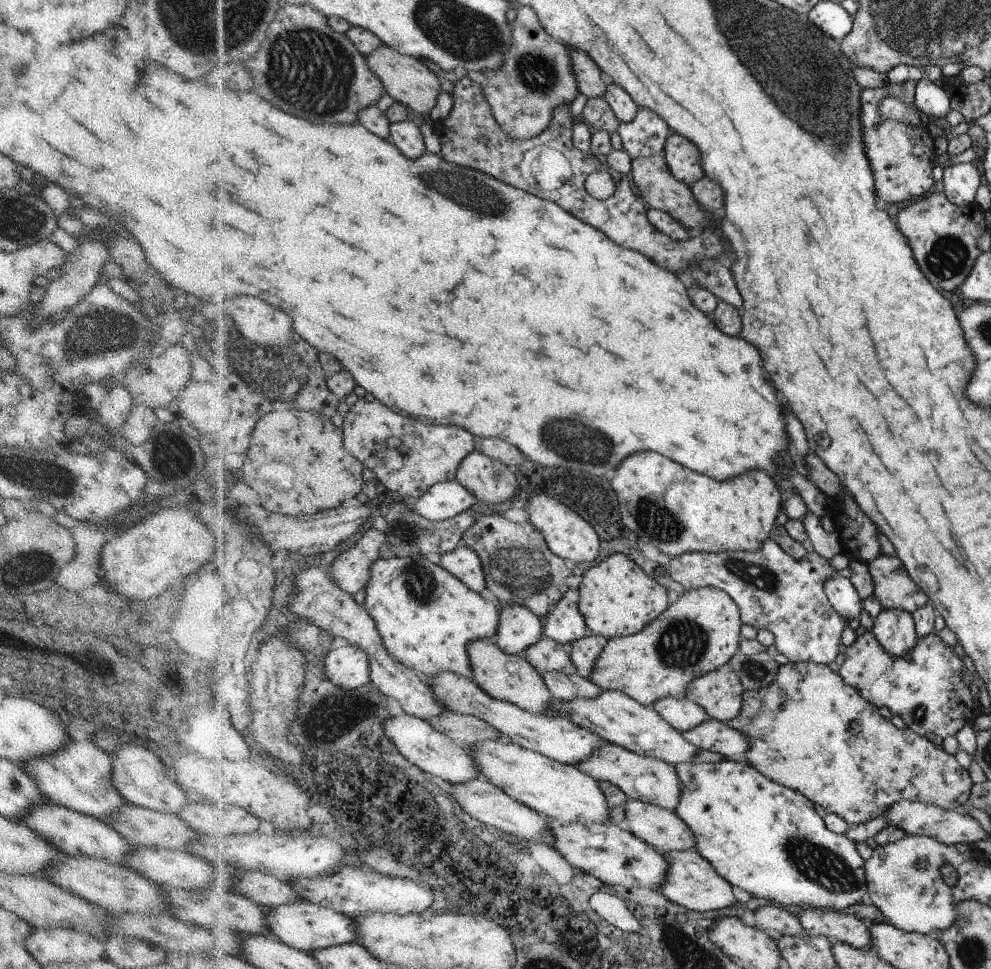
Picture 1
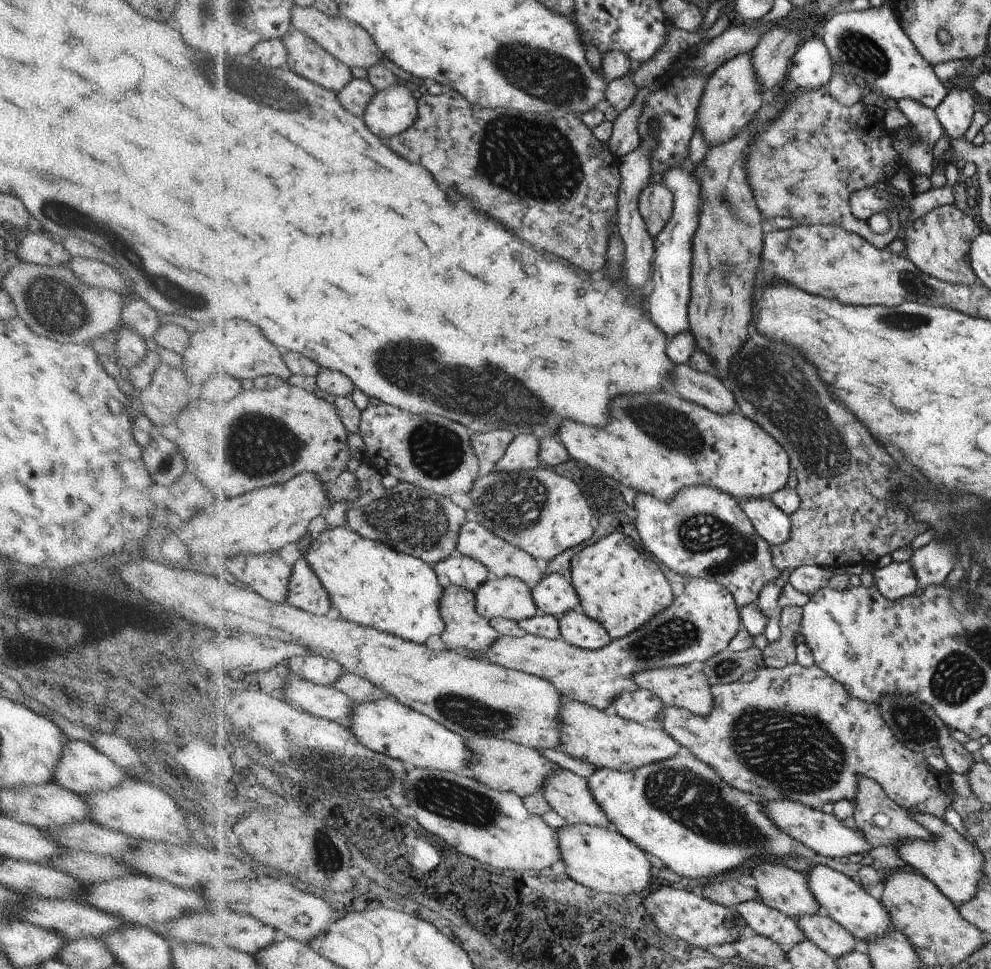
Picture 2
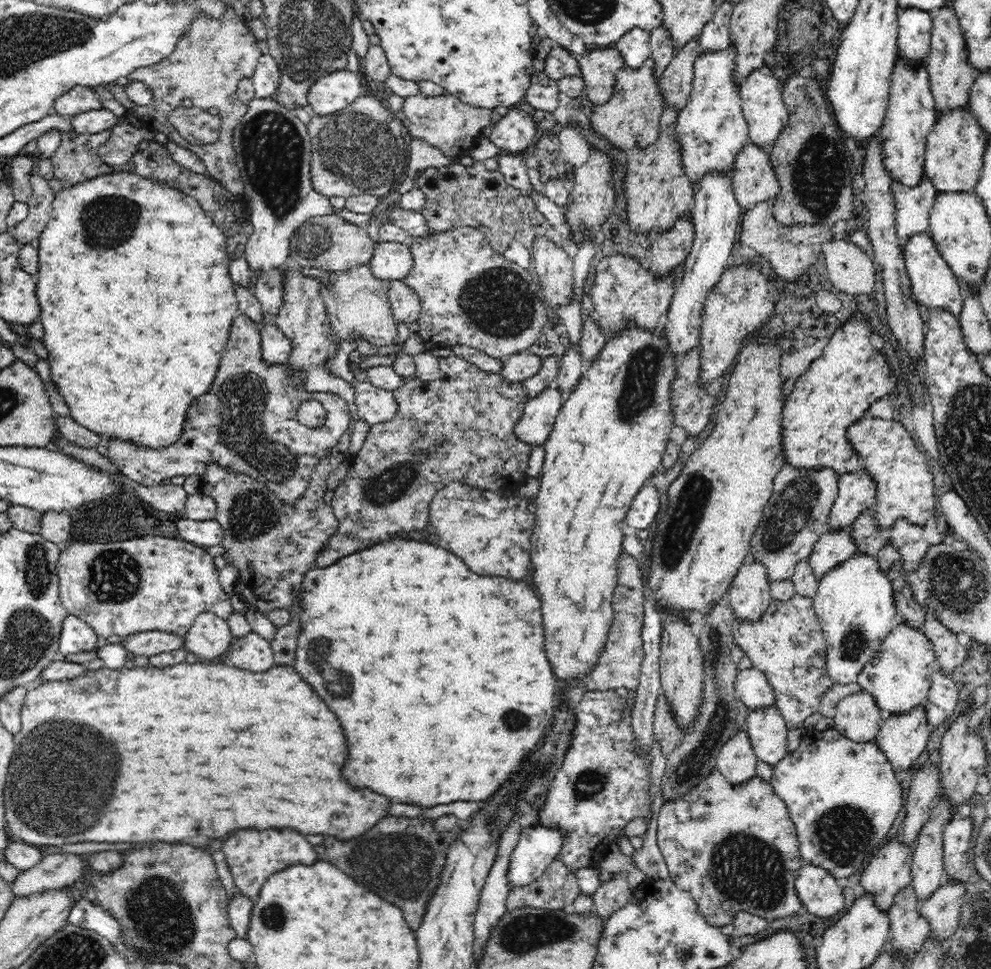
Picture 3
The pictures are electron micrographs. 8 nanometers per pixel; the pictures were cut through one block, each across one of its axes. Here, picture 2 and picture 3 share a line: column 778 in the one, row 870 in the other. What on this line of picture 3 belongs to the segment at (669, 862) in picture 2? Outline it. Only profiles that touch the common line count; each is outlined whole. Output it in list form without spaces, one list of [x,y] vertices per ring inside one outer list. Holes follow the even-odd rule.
[[[833,728],[817,731],[809,729],[804,735],[800,747],[792,753],[788,753],[774,766],[771,787],[786,803],[790,818],[798,830],[800,840],[800,858],[807,864],[814,864],[830,871],[836,880],[849,877],[864,866],[872,854],[868,854],[876,845],[882,843],[894,819],[898,816],[900,808],[904,806],[904,791],[902,784],[896,780],[896,771],[880,751],[875,741],[864,744],[854,743],[844,739]],[[866,832],[866,834],[864,834]],[[868,840],[870,846],[862,848],[862,842]],[[876,840],[876,842],[874,842]],[[874,842],[874,846],[872,846]]]

